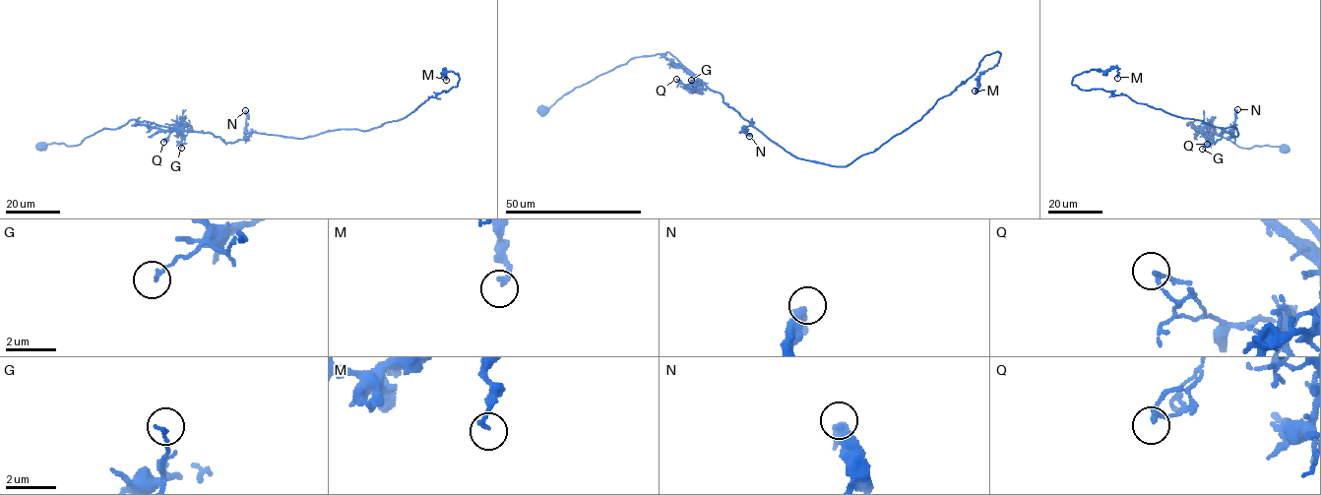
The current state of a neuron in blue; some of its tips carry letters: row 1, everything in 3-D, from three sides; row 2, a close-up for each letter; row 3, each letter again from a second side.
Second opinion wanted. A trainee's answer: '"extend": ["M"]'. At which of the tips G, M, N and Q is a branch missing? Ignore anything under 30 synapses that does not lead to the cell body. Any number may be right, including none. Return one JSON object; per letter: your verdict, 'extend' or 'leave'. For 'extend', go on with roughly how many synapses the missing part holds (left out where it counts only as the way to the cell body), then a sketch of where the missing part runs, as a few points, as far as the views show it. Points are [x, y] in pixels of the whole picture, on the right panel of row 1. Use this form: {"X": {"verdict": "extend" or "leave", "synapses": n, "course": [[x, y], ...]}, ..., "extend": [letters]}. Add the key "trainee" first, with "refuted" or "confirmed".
{"trainee": "refuted", "G": {"verdict": "leave"}, "M": {"verdict": "leave"}, "N": {"verdict": "leave"}, "Q": {"verdict": "leave"}, "extend": []}

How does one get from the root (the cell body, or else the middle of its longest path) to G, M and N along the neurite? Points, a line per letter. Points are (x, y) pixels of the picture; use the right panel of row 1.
G: (1284, 148), (1240, 148), (1187, 123), (1207, 138), (1208, 145), (1202, 149)
M: (1284, 148), (1240, 148), (1187, 123), (1214, 143), (1236, 137), (1234, 126), (1072, 84), (1092, 69), (1117, 78)
N: (1284, 148), (1240, 148), (1186, 124), (1216, 143), (1233, 125), (1237, 109)

